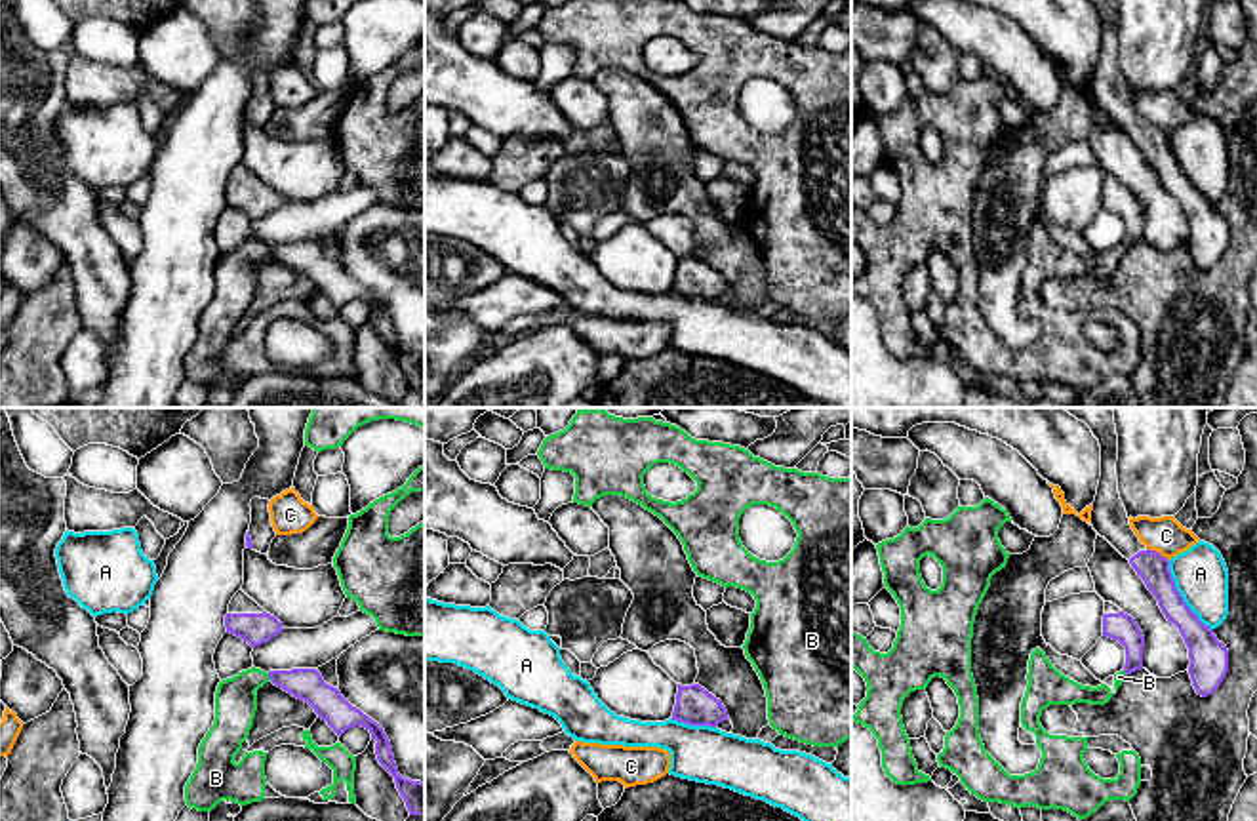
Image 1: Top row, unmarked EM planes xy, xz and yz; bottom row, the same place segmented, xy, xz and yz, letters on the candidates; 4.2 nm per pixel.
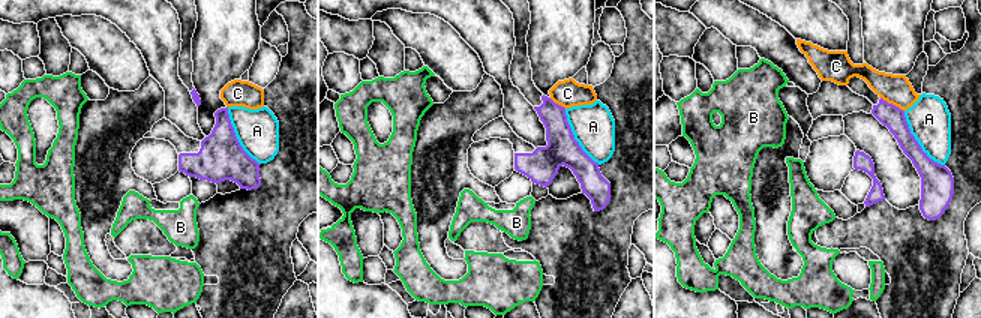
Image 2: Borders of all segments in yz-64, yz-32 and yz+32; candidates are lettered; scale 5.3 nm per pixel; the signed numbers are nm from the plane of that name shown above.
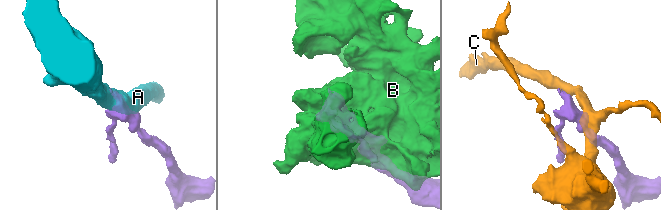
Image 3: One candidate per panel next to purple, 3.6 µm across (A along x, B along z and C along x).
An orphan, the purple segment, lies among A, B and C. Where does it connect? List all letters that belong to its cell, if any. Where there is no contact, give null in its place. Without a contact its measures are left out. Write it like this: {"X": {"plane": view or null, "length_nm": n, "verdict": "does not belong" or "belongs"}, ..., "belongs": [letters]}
{"A": {"plane": "yz", "length_nm": 360, "verdict": "does not belong"}, "B": {"plane": "xy", "length_nm": 40, "verdict": "does not belong"}, "C": {"plane": "yz", "length_nm": 110, "verdict": "does not belong"}, "belongs": []}

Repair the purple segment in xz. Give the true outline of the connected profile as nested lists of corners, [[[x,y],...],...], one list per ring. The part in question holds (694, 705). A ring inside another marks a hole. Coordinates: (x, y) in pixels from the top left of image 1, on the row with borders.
[[[678,684],[676,705],[672,711],[672,720],[689,726],[710,726],[716,728],[720,722],[728,720],[728,711],[720,699],[708,693],[699,684],[682,686]]]

